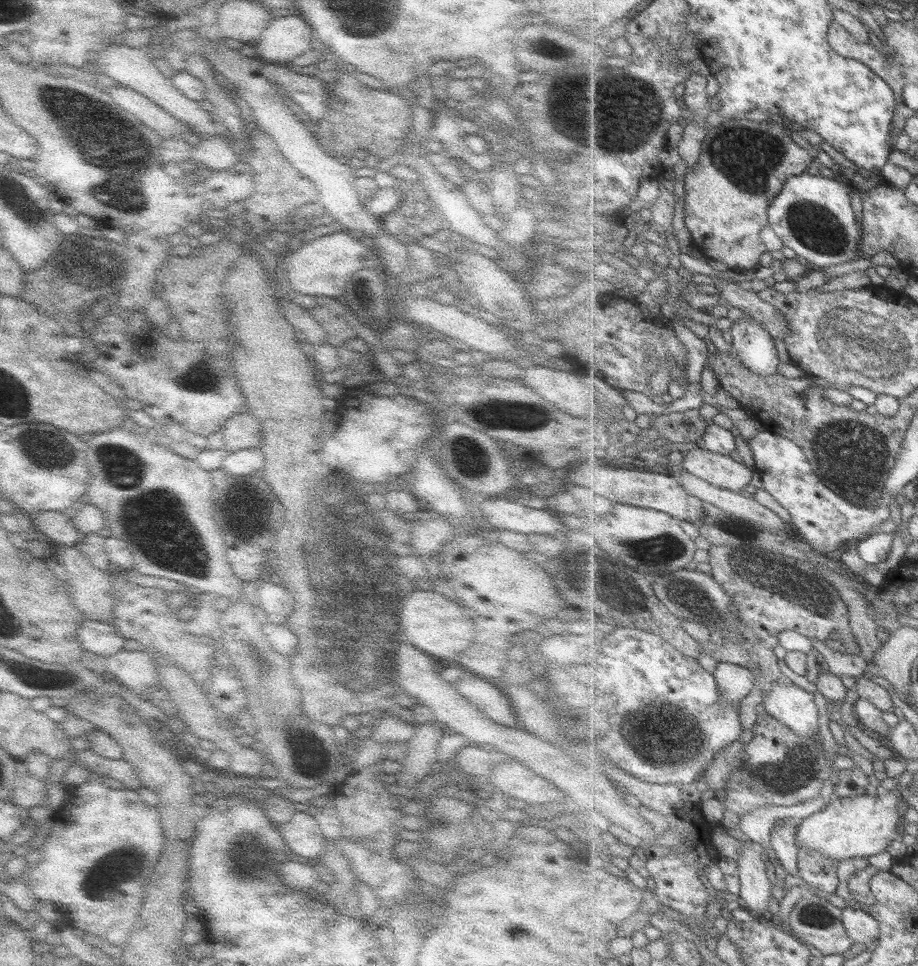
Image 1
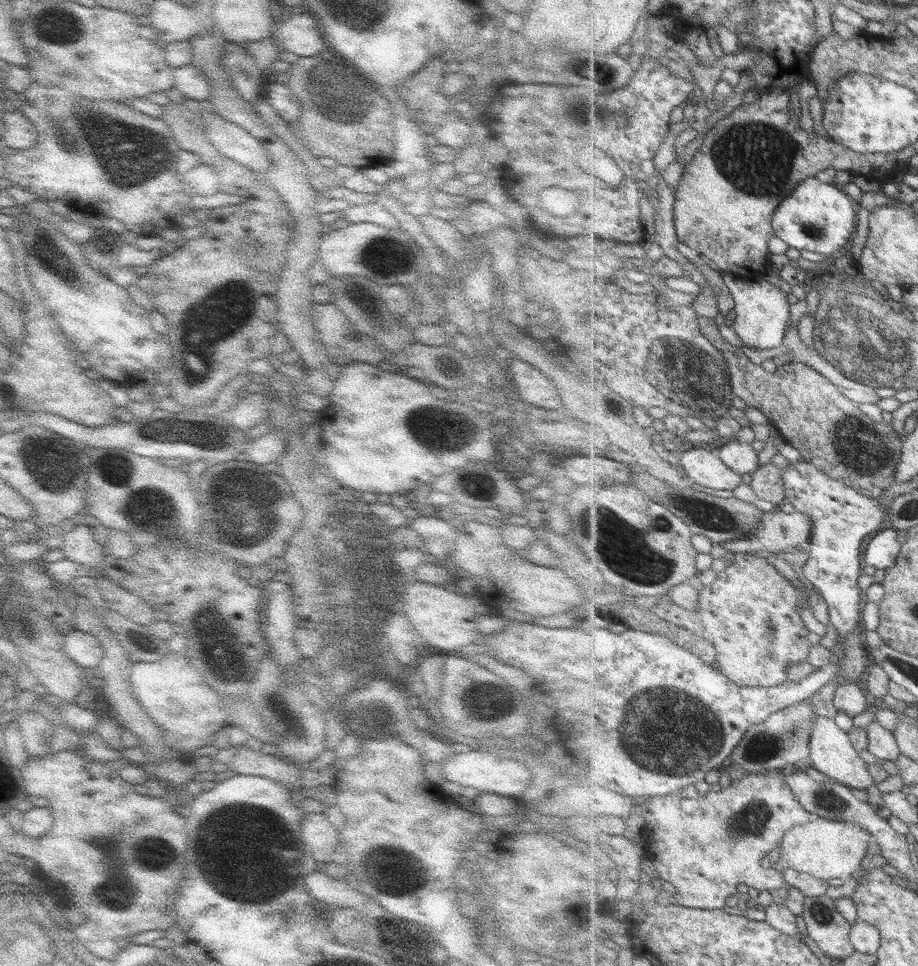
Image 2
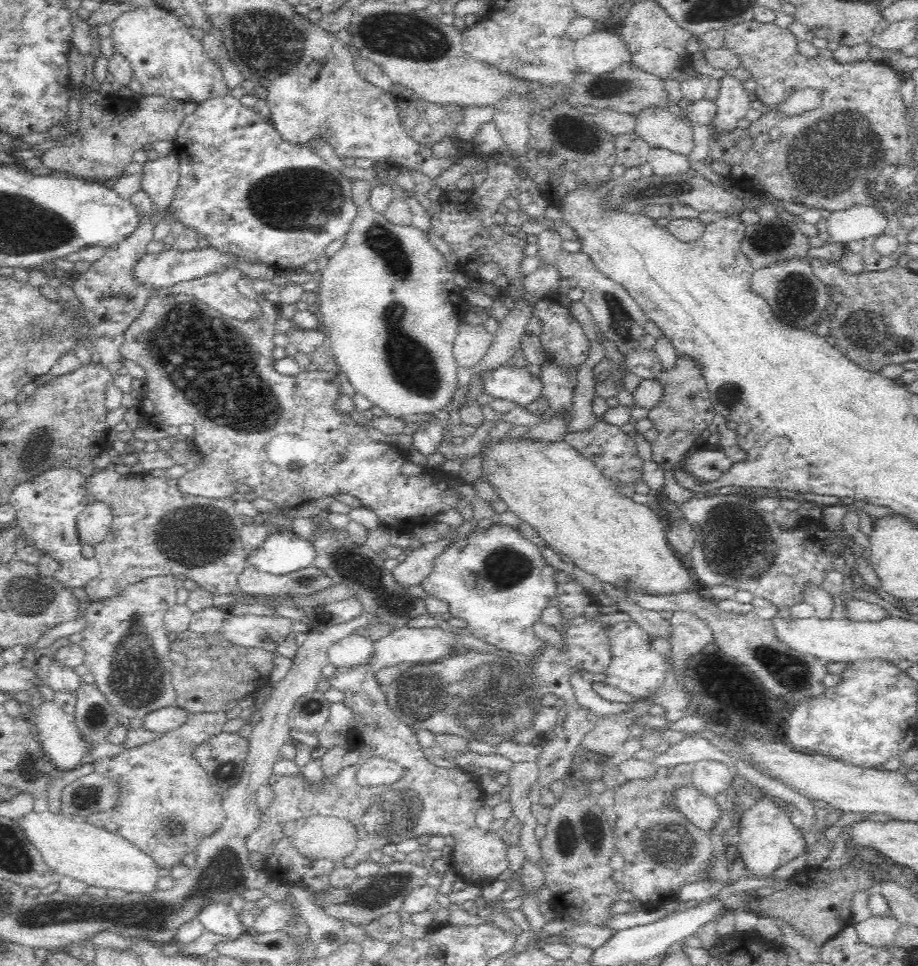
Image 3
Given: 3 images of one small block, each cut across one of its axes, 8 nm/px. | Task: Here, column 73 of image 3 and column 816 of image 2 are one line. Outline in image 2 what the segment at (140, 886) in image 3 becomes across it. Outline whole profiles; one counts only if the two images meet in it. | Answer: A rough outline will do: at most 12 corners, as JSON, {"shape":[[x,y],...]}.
{"shape":[[816,816],[791,828],[780,866],[813,878],[860,872],[871,835]]}

